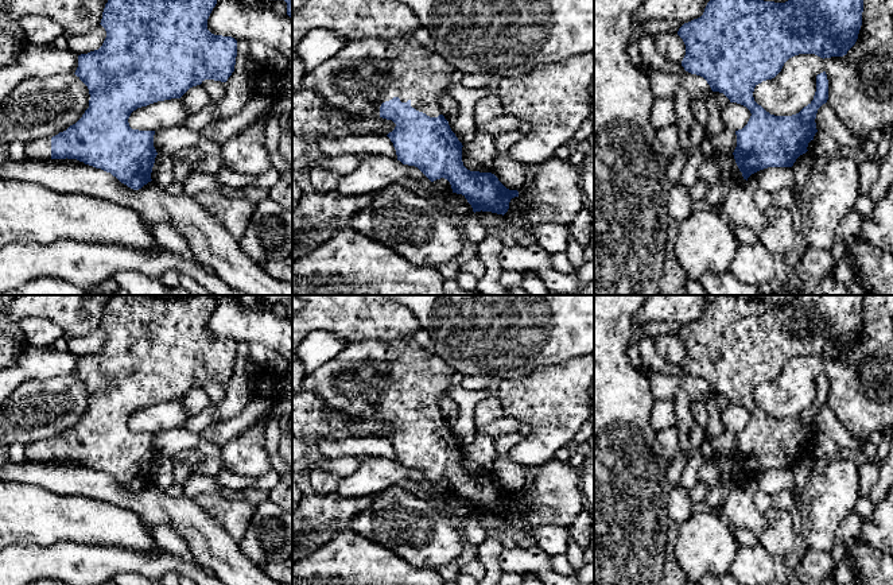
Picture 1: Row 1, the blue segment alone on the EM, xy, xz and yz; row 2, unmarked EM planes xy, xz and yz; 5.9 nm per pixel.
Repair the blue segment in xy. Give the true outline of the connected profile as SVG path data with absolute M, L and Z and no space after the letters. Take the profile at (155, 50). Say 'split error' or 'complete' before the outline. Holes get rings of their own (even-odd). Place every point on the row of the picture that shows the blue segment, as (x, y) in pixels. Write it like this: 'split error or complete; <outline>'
split error; M108 0L100 23L106 38L98 50L78 55L74 73L89 89L89 108L66 131L27 143L26 158L77 159L110 173L133 190L151 182L158 155L155 131L132 129L128 119L137 108L180 98L205 80L228 81L234 71L237 40L207 30L216 4L217 0Z

